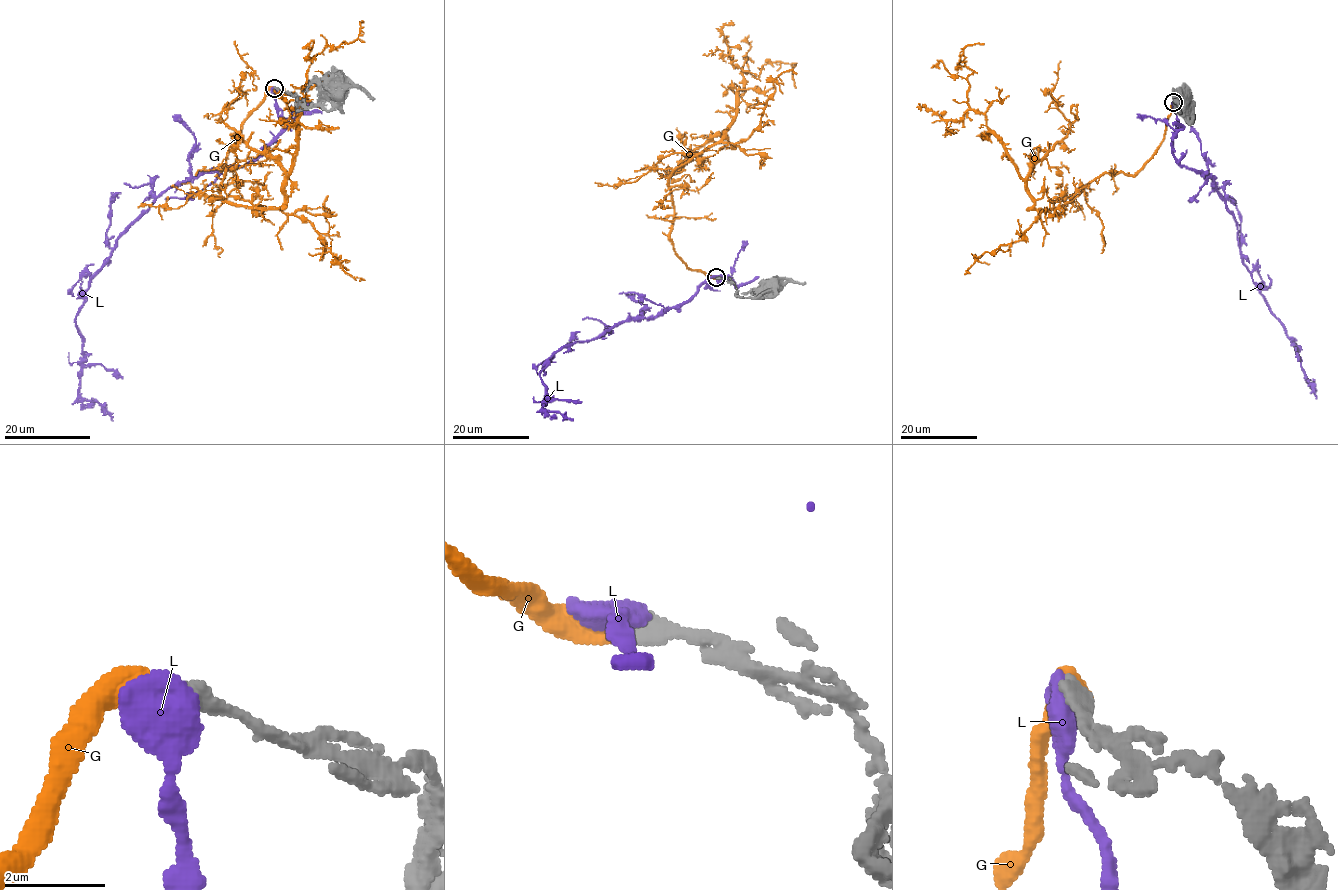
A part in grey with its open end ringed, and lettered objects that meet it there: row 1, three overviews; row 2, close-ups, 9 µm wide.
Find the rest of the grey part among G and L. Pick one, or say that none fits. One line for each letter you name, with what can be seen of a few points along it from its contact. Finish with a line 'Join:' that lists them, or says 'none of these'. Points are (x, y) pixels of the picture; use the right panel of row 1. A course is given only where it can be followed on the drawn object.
G: course (1174, 102), (1134, 175), (1102, 173), (1036, 209), (967, 102), (974, 71), (958, 63), (984, 44)
Join: G

